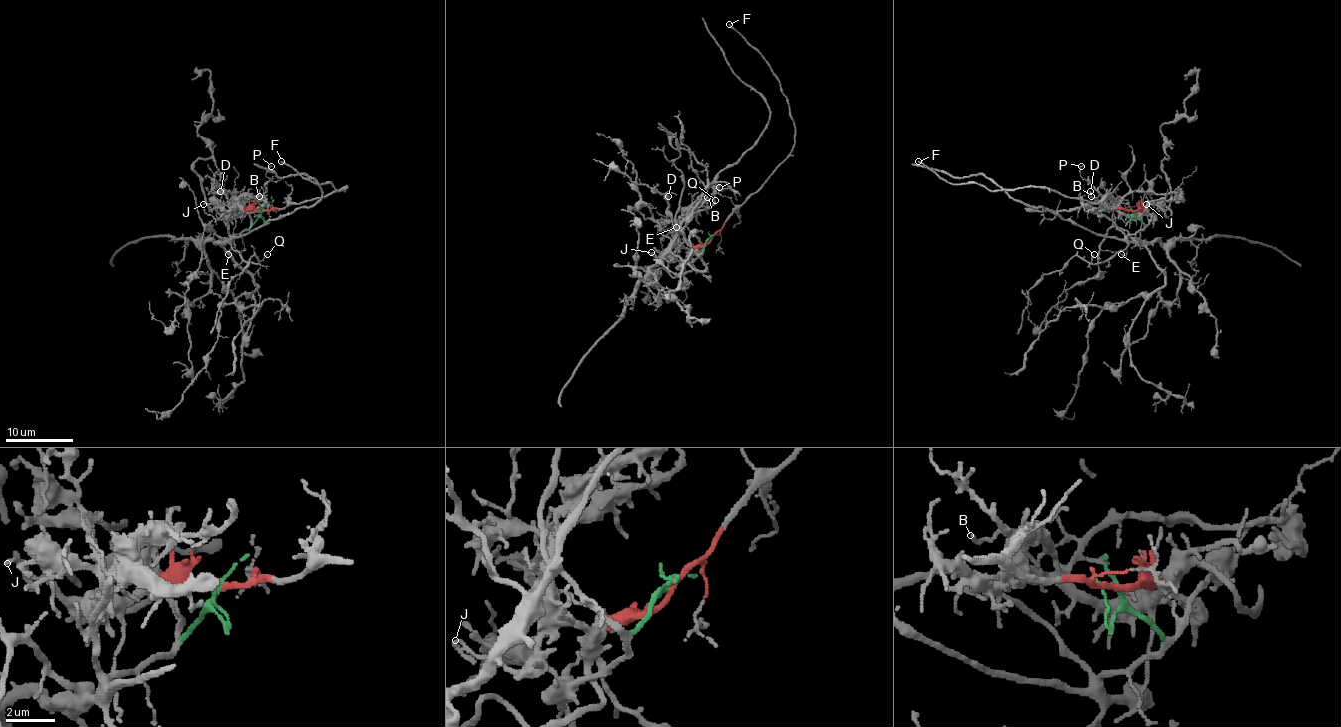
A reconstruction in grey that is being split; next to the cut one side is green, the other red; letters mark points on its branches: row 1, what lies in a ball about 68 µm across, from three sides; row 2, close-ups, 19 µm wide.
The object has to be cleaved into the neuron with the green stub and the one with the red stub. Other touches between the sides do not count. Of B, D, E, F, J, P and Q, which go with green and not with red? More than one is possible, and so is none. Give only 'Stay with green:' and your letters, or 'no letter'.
Stay with green: E, Q

